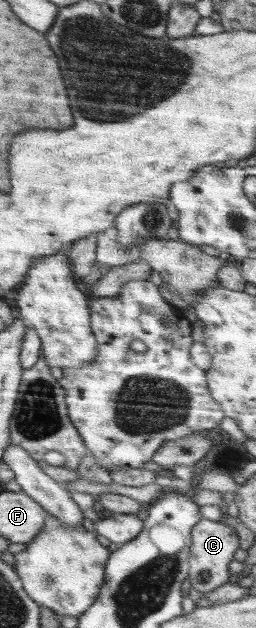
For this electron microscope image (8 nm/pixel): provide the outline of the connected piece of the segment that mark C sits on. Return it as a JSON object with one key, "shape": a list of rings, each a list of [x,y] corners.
{"shape":[[[202,518],[191,530],[192,544],[189,547],[189,577],[191,588],[200,594],[210,594],[216,588],[224,586],[232,578],[228,564],[232,562],[234,552],[239,548],[238,535],[234,527],[219,521]]]}

